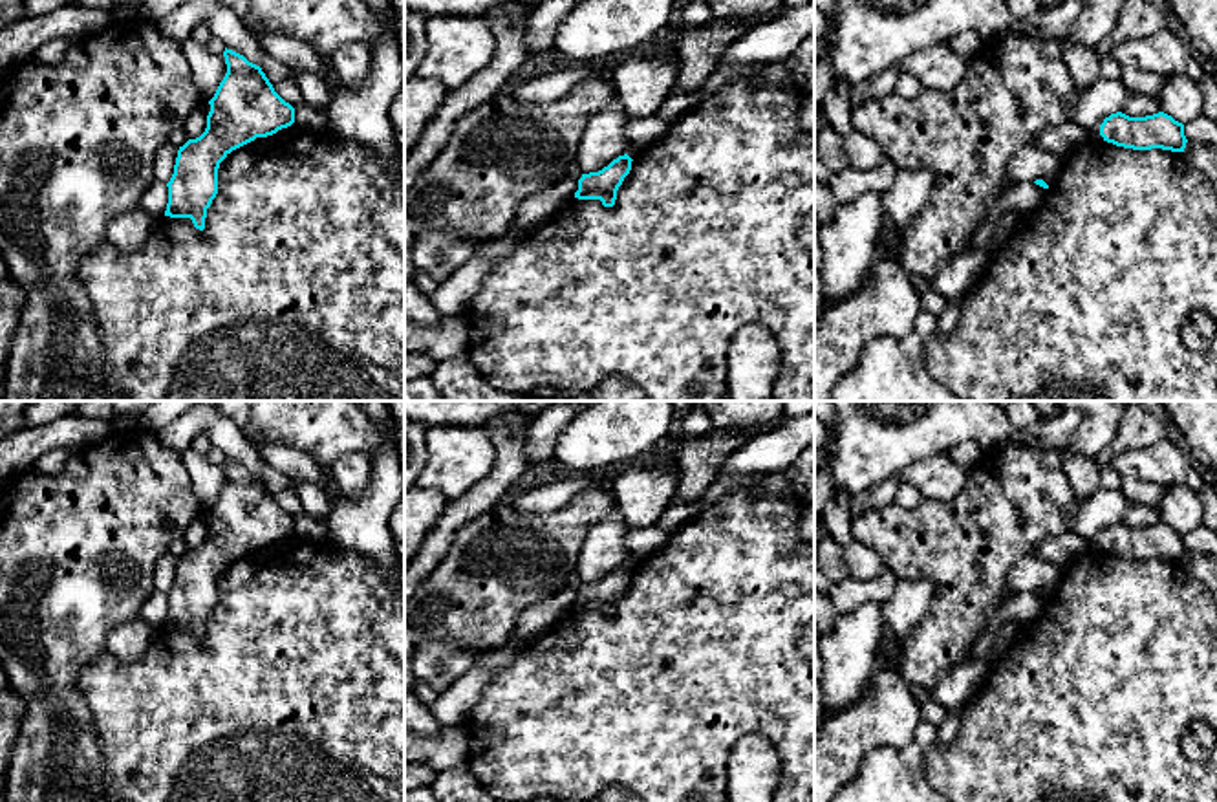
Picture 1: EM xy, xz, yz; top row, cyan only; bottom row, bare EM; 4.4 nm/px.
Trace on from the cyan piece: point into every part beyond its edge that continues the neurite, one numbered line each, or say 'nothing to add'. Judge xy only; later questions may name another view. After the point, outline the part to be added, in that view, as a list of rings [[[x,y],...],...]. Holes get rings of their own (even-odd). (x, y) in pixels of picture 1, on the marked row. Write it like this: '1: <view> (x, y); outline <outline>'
nothing to add

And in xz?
nothing to add

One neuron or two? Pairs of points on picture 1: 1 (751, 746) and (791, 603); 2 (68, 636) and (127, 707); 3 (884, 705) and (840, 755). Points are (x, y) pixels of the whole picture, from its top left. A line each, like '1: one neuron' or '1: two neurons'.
1: two neurons
2: two neurons
3: one neuron

